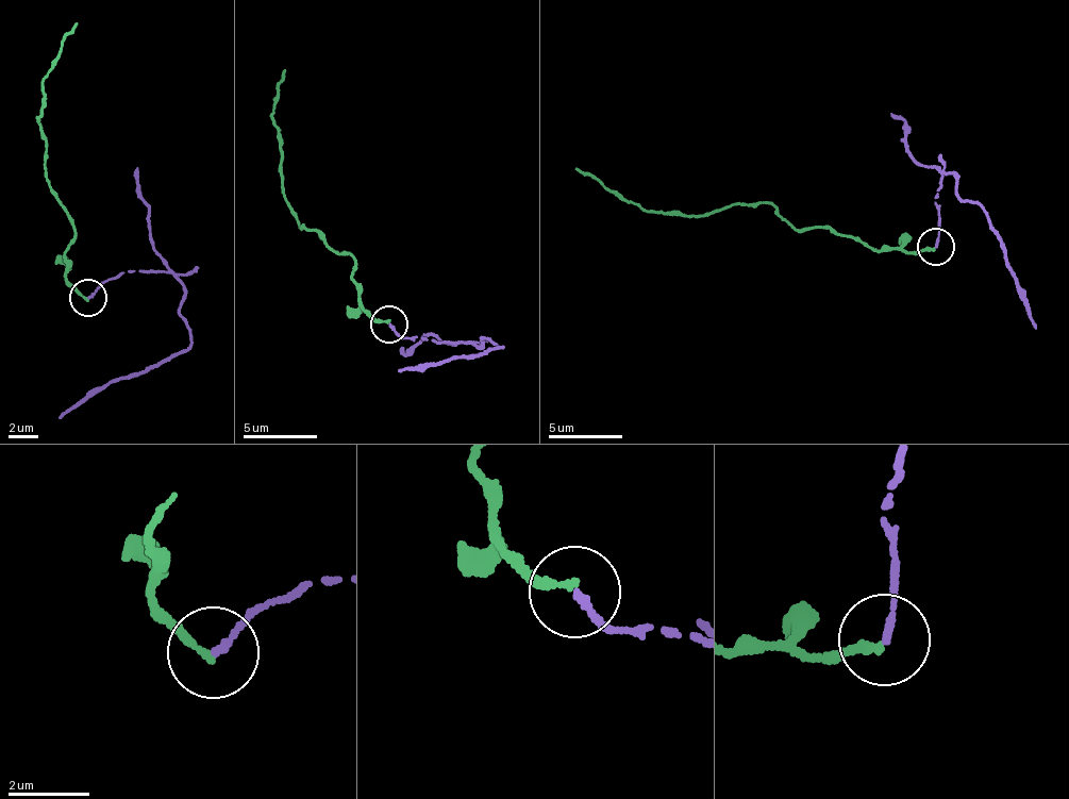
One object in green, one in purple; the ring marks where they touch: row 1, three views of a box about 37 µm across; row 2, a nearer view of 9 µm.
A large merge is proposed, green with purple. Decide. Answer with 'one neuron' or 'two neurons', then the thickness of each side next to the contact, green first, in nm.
two neurons; calibres 200 and 170 nm

